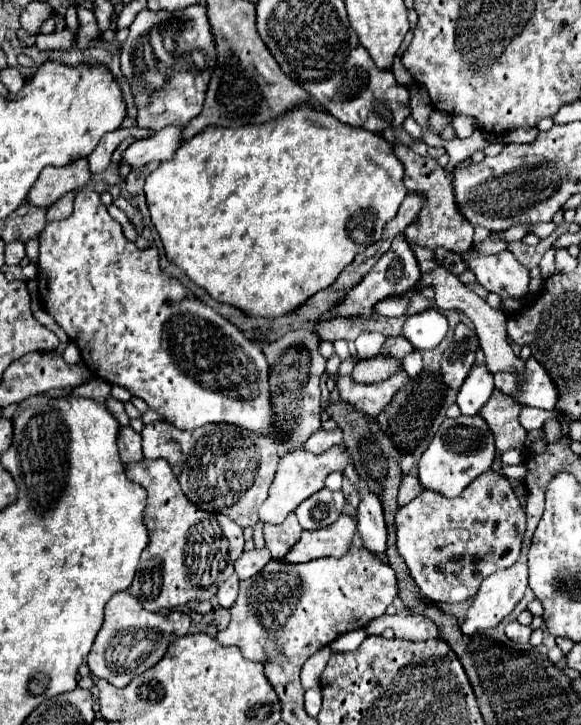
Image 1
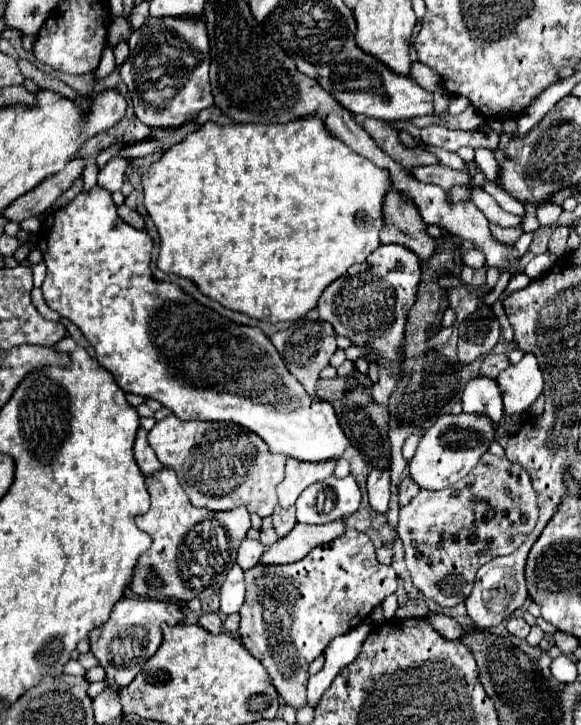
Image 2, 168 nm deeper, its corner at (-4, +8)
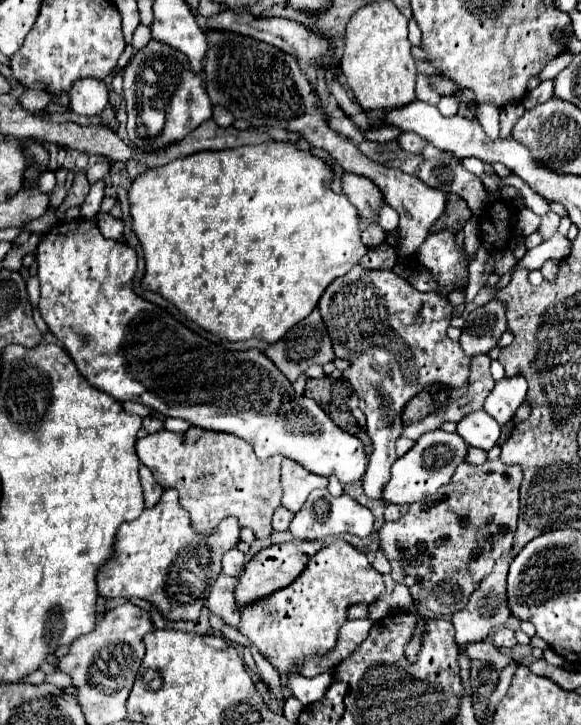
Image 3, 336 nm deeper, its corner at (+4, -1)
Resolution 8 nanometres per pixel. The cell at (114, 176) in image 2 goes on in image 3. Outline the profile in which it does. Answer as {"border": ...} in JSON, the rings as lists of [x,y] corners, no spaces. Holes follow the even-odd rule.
{"border":[[[95,182],[91,186],[85,202],[81,204],[81,218],[97,216],[99,208],[101,208],[101,200],[103,200],[103,182]]]}

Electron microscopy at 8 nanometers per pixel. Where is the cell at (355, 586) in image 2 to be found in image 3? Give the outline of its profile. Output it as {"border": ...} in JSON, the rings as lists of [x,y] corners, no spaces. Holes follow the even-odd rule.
{"border":[[[335,540],[319,550],[297,582],[247,606],[241,614],[239,632],[245,634],[265,658],[281,672],[297,672],[297,662],[309,652],[327,652],[335,646],[337,632],[345,624],[347,608],[363,602],[371,604],[385,592],[383,576],[371,566],[367,556],[345,540]]]}

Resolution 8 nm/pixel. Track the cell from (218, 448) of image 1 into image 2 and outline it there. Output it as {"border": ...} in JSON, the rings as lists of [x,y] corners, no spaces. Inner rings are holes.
{"border":[[[169,415],[149,431],[149,445],[157,453],[157,459],[177,473],[181,487],[195,507],[211,511],[247,507],[249,513],[257,513],[259,517],[271,515],[277,507],[275,487],[283,481],[287,457],[271,453],[261,437],[241,425],[181,421]]]}

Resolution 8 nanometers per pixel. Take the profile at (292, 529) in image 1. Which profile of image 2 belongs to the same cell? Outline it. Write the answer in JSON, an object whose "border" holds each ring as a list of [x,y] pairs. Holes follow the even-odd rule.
{"border":[[[275,507],[273,511],[273,527],[277,531],[277,537],[285,537],[295,525],[297,525],[297,519],[295,519],[295,507],[289,507],[289,509],[281,509],[281,507]]]}

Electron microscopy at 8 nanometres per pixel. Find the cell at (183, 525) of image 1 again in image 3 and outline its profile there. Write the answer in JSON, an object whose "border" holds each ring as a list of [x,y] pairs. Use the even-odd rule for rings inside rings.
{"border":[[[165,490],[161,502],[153,510],[143,510],[143,514],[129,522],[121,524],[115,534],[113,554],[111,558],[97,570],[97,590],[103,598],[141,598],[157,606],[165,620],[197,620],[199,612],[209,596],[209,590],[215,578],[221,574],[221,558],[227,550],[237,546],[239,542],[239,524],[235,518],[227,518],[221,522],[215,534],[201,536],[191,530],[189,514],[181,508],[175,490]]]}

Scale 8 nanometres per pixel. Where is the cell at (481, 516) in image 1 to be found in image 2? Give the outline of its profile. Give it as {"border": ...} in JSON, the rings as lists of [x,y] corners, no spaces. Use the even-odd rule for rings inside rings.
{"border":[[[485,453],[485,457],[481,457],[481,461],[477,463],[477,469],[471,469],[471,473],[457,481],[457,485],[451,485],[441,491],[421,489],[407,505],[401,507],[397,535],[405,547],[405,561],[413,585],[427,599],[439,605],[453,607],[457,603],[463,603],[473,589],[473,581],[479,567],[483,567],[493,557],[513,553],[533,531],[537,517],[537,495],[525,469],[521,469],[521,465],[517,463],[511,463],[509,459],[499,459],[491,453]]]}

